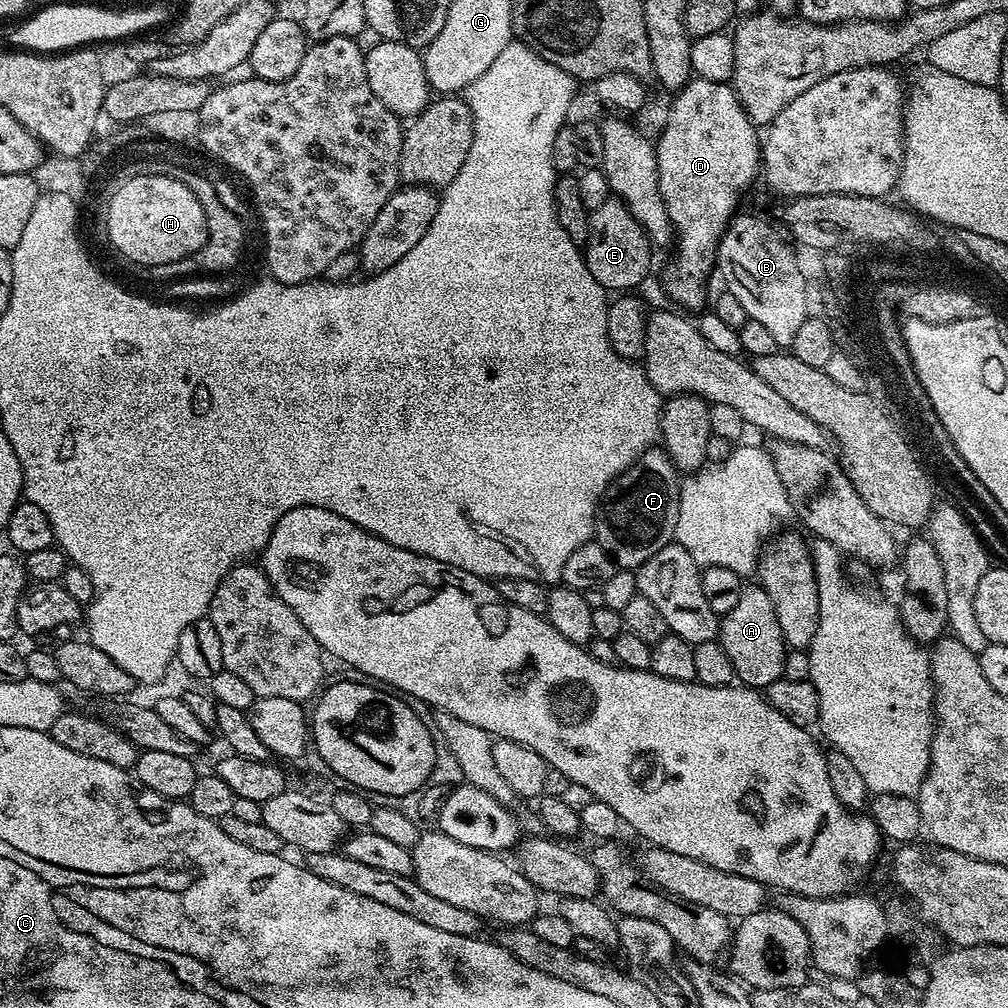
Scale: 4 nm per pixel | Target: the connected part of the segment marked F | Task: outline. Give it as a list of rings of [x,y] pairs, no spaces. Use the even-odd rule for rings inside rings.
[[[653,446],[612,481],[596,513],[595,543],[612,555],[617,569],[635,570],[662,546],[673,543],[680,517],[678,473],[663,447]]]

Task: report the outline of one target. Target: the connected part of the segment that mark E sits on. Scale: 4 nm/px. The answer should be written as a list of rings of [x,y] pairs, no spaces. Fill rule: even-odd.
[[[610,198],[602,206],[591,209],[588,217],[588,242],[582,248],[584,261],[606,290],[636,290],[652,268],[654,245],[642,225],[632,217],[624,201]]]

